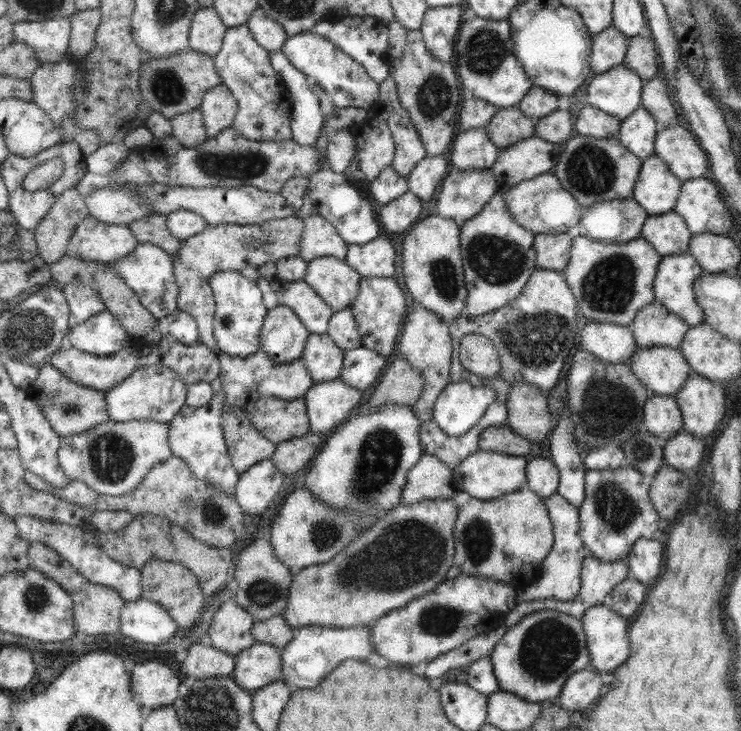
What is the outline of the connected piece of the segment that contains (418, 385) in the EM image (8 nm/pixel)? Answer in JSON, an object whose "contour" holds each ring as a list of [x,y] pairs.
{"contour":[[[394,354],[392,365],[382,376],[370,400],[366,404],[369,410],[375,410],[386,404],[412,406],[422,395],[424,378],[418,370],[414,370],[400,354]]]}

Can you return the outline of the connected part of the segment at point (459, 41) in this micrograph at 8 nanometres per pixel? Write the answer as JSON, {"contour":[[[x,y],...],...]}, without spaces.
{"contour":[[[480,17],[462,20],[455,42],[453,65],[465,94],[490,102],[499,109],[516,107],[533,85],[514,54],[514,42],[507,20]]]}

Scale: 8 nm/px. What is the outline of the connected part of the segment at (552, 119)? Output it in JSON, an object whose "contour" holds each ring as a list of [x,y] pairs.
{"contour":[[[556,109],[548,116],[535,120],[535,135],[561,147],[564,140],[574,136],[573,123],[574,118],[566,110]]]}

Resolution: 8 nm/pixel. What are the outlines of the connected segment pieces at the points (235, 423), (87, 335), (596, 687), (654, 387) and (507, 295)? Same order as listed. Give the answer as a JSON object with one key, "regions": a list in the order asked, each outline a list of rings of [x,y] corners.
{"regions":[[[[225,404],[221,425],[232,466],[239,473],[270,459],[276,450],[274,442],[256,431],[243,408]]],[[[104,310],[72,327],[66,345],[93,355],[108,356],[130,347],[131,341],[121,322]]],[[[589,664],[572,674],[560,694],[560,707],[566,711],[585,710],[602,697],[604,687],[601,674]]],[[[669,347],[638,349],[628,364],[650,395],[674,397],[693,372],[684,355]]],[[[502,192],[494,194],[482,212],[476,214],[474,218],[470,218],[459,230],[466,289],[468,289],[464,315],[476,317],[506,306],[522,292],[522,288],[537,268],[536,252],[533,247],[535,235],[522,229],[522,226],[512,219],[503,200]]]]}

